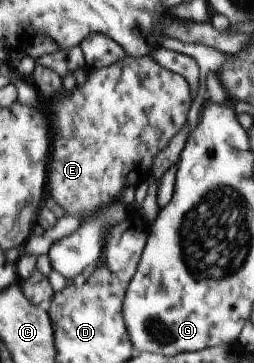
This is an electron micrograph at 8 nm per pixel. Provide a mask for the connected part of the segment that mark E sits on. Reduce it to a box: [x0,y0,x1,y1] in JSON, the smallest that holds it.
[44,56,193,221]

